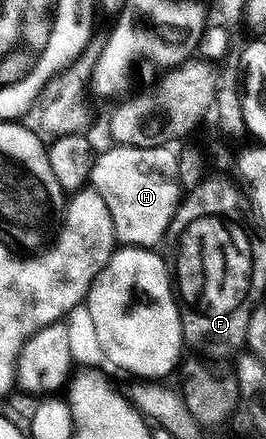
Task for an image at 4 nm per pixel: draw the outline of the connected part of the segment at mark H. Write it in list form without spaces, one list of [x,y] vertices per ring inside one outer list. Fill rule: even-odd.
[[[117,145],[110,147],[111,149],[106,151],[99,159],[98,157],[93,161],[91,165],[91,172],[90,172],[90,184],[91,187],[96,188],[100,193],[101,197],[104,198],[104,202],[107,203],[109,208],[109,213],[112,214],[113,224],[114,224],[114,232],[115,232],[115,239],[124,246],[127,247],[141,247],[141,248],[154,248],[157,247],[156,245],[162,238],[167,235],[169,231],[171,218],[177,212],[178,206],[182,200],[182,189],[180,187],[180,183],[178,182],[178,159],[177,153],[174,151],[172,152],[170,149],[171,147],[160,145],[156,148],[142,148],[146,146],[137,146],[137,145]]]

